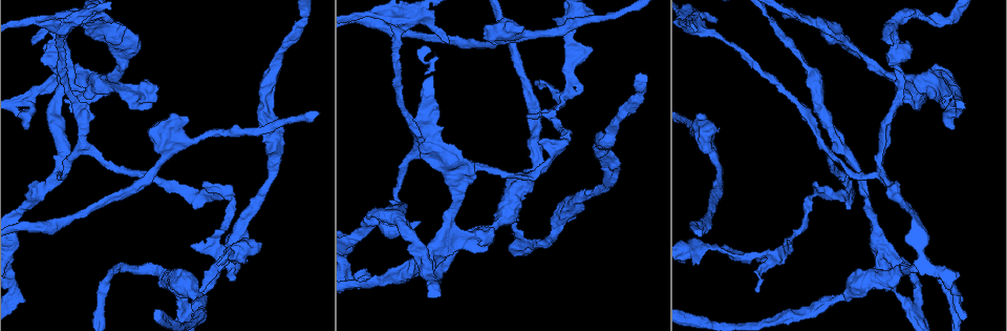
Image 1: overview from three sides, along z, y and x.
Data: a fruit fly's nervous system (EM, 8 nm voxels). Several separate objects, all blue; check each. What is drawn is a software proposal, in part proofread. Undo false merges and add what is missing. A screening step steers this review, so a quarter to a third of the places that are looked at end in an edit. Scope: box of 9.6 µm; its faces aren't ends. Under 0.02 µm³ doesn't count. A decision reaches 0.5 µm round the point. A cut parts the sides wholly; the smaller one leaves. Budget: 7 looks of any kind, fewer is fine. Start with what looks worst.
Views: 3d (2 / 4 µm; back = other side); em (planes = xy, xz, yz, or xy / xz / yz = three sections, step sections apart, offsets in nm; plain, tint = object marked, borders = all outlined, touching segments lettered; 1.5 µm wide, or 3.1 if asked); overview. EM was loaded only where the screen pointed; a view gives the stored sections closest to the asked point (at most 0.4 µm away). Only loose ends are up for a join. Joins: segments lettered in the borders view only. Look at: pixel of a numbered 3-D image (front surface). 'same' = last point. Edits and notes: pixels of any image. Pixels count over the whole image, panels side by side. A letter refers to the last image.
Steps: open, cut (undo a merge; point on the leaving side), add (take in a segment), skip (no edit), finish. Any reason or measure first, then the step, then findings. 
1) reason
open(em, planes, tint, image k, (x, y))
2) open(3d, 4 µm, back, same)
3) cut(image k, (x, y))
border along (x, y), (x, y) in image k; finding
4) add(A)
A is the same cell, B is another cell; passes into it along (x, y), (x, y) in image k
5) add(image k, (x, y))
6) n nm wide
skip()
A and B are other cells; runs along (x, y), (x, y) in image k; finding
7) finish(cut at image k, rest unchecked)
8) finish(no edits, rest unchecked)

an open end
open(em, planes, tint, image 1, (111, 20))

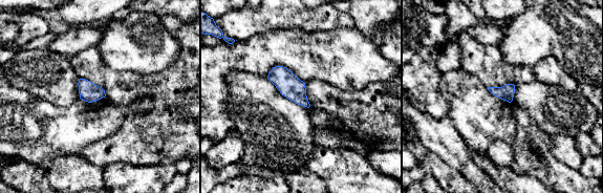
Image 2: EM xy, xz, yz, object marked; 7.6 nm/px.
what lies round it
open(em, planes, borders, same)

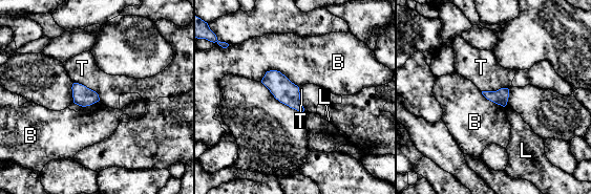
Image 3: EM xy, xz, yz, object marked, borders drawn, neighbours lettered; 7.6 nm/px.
B touches over 300 nm
skip()
B, L and T are other cells; border along (74, 82), (92, 89), (100, 100) in image 3; no lettered segment goes on from it

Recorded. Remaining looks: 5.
free end
open(em, planes, borders, image 1, (419, 221))

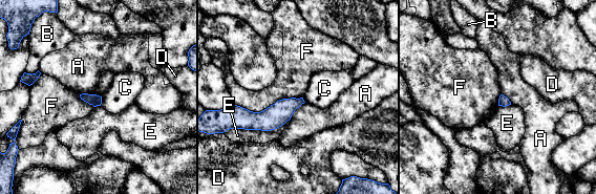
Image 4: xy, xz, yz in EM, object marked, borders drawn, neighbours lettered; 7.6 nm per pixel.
skip()
A, B, C, D, E and F are other cells; runs along (300, 101), (273, 117), (236, 110) in image 4; none of them fits

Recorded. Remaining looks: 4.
an open end
open(em, planes, borders, image 1, (25, 125))

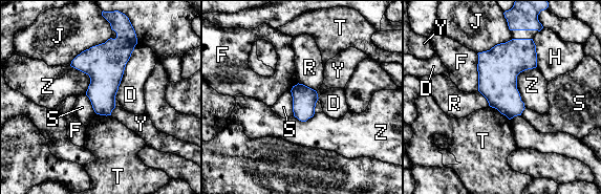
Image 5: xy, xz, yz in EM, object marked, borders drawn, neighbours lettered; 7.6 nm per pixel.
skip()
D, F, H, J, R, S, T, Y and Z are other cells; border along (290, 91), (294, 115) in image 5; none of them fits

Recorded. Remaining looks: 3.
finish(no edits, rest unchecked)

